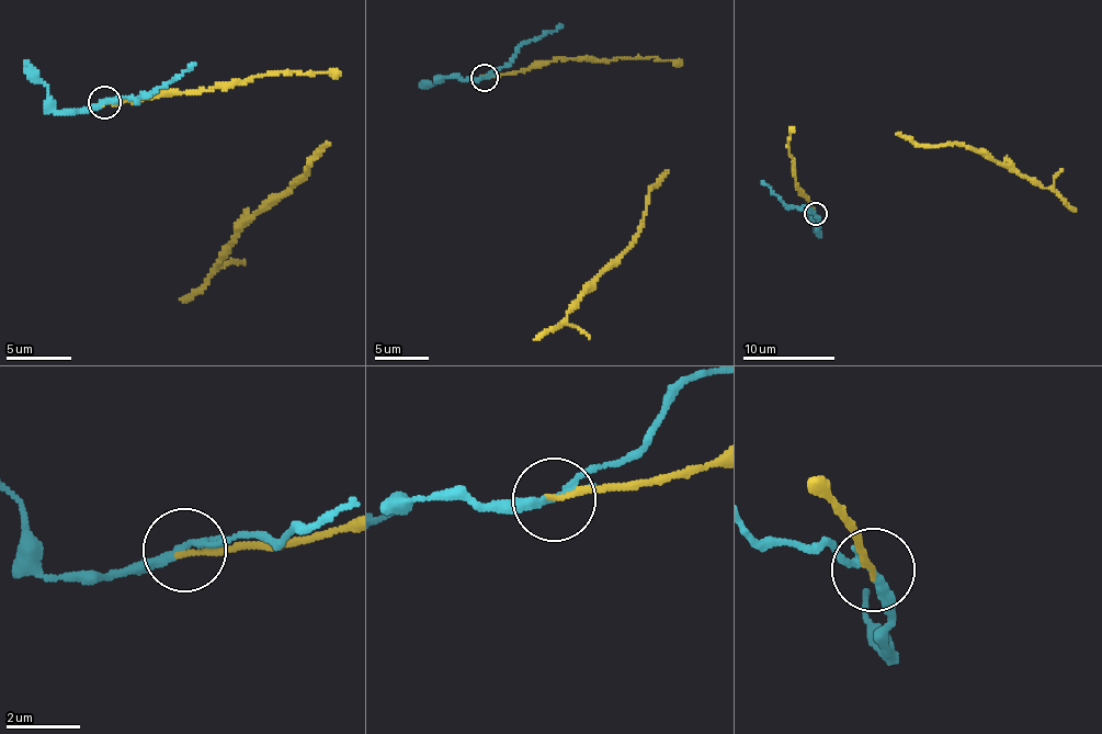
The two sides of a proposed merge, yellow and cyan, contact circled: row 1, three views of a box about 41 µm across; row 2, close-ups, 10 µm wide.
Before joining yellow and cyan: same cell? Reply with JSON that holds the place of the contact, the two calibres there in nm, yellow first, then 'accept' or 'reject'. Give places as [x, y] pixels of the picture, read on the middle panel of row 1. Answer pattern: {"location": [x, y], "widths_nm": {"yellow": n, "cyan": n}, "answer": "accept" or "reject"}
{"location": [484, 78], "widths_nm": {"yellow": 160, "cyan": 190}, "answer": "reject"}

